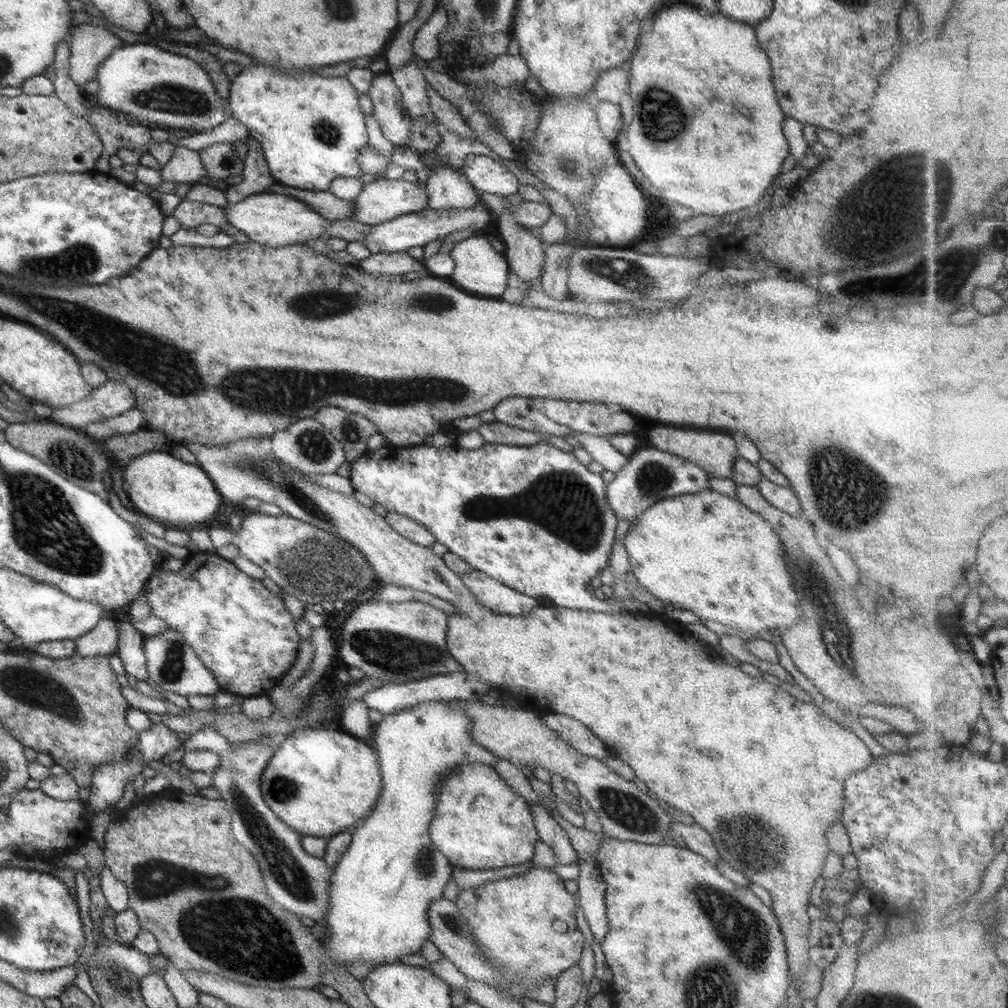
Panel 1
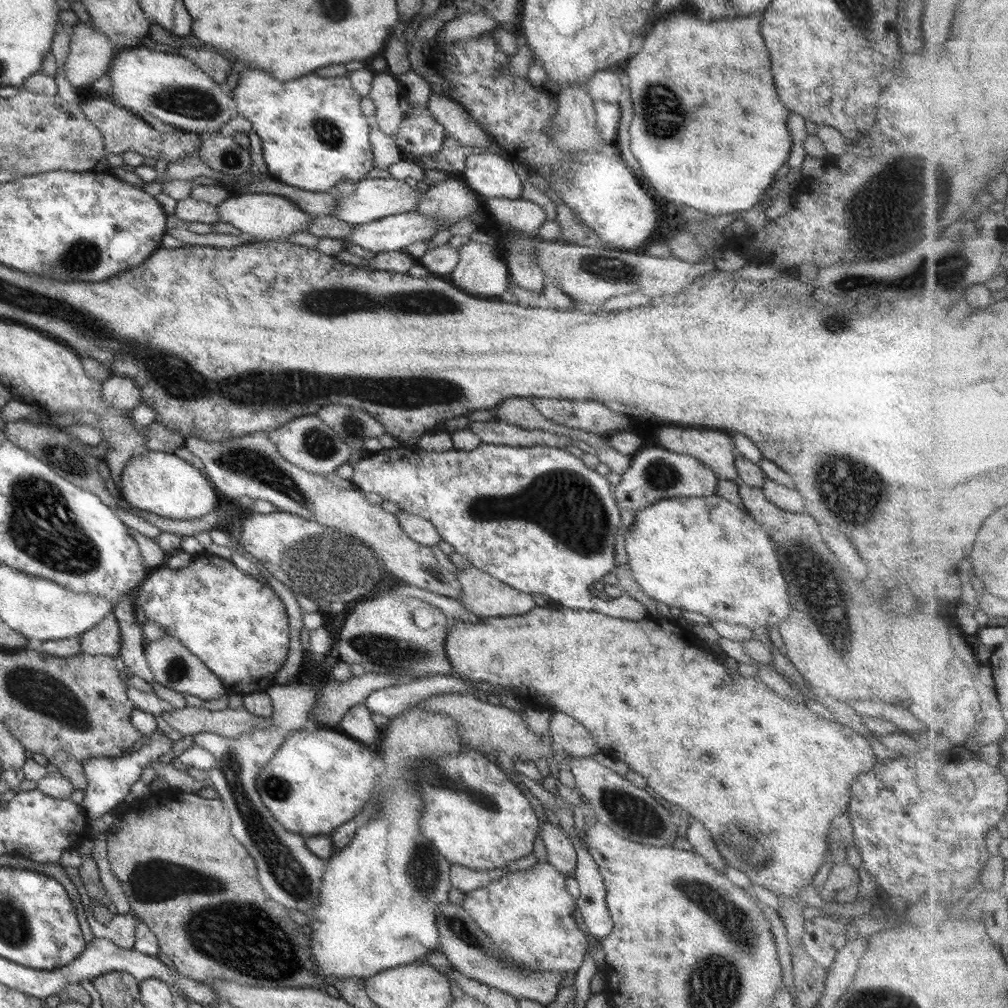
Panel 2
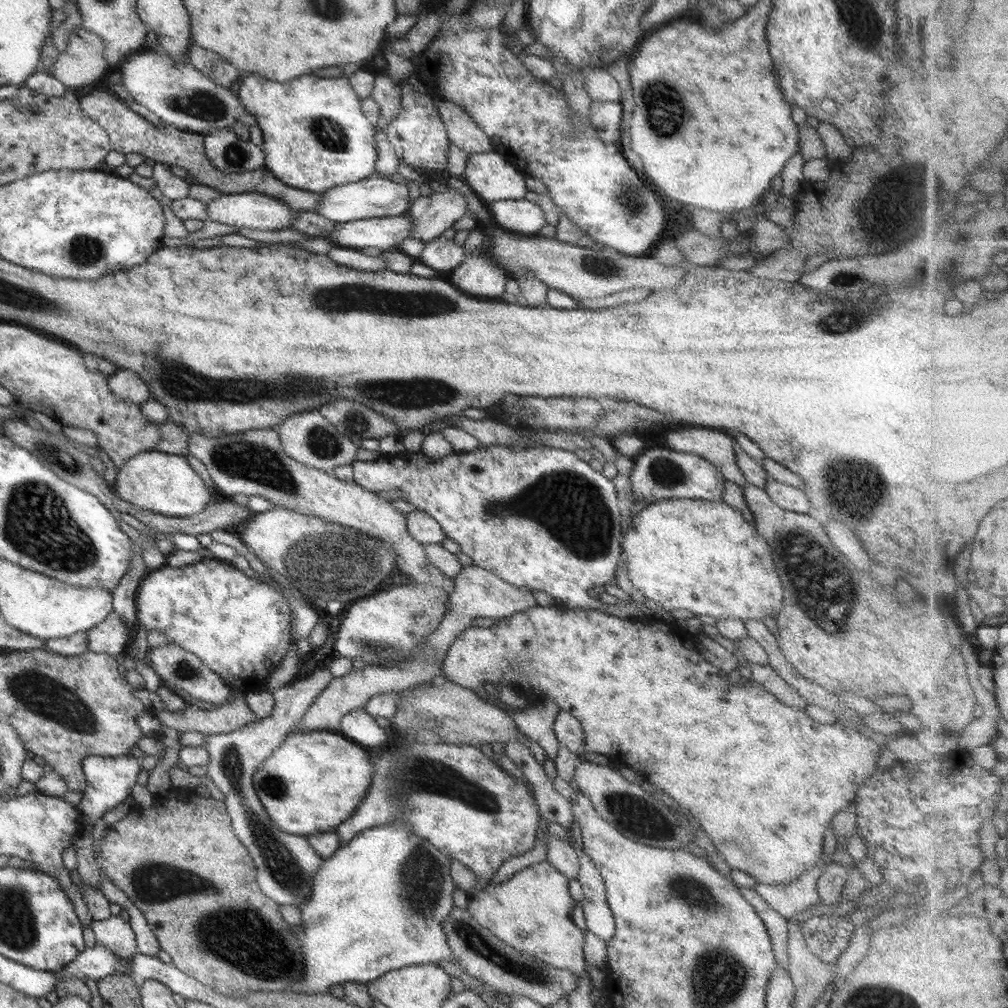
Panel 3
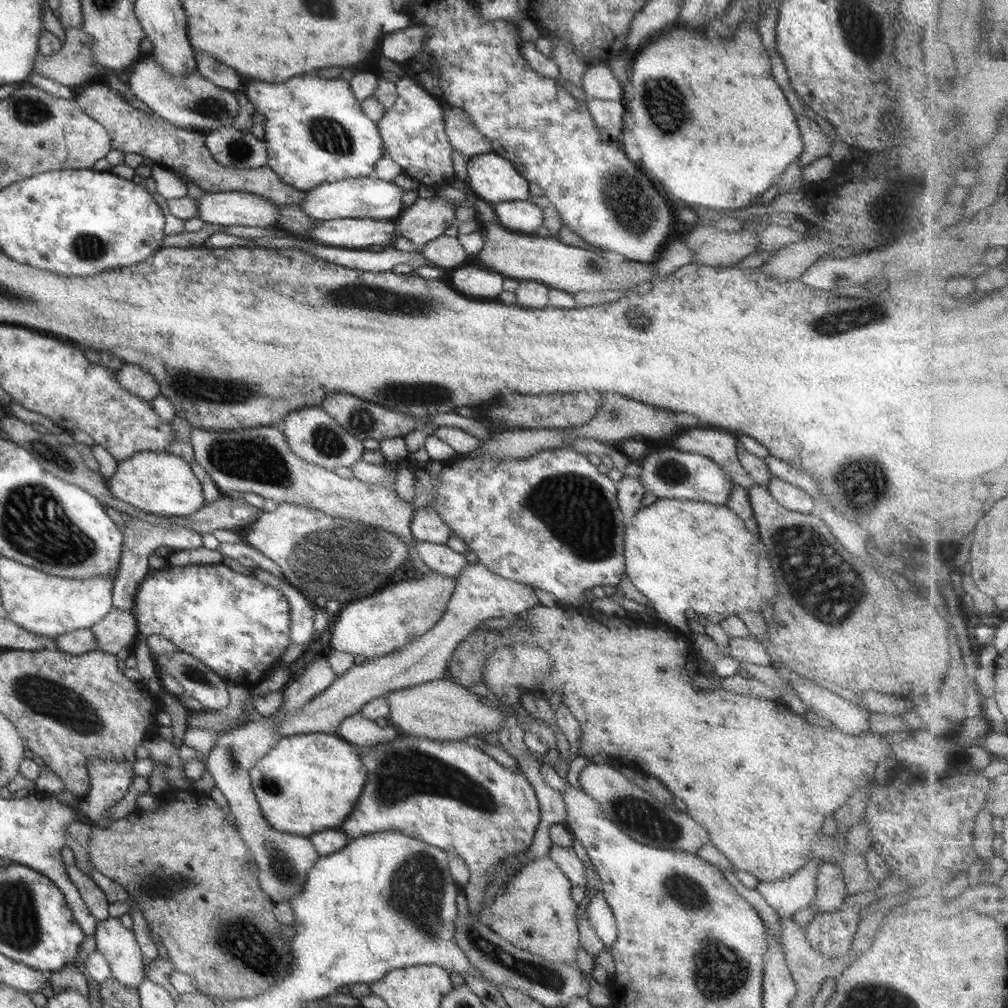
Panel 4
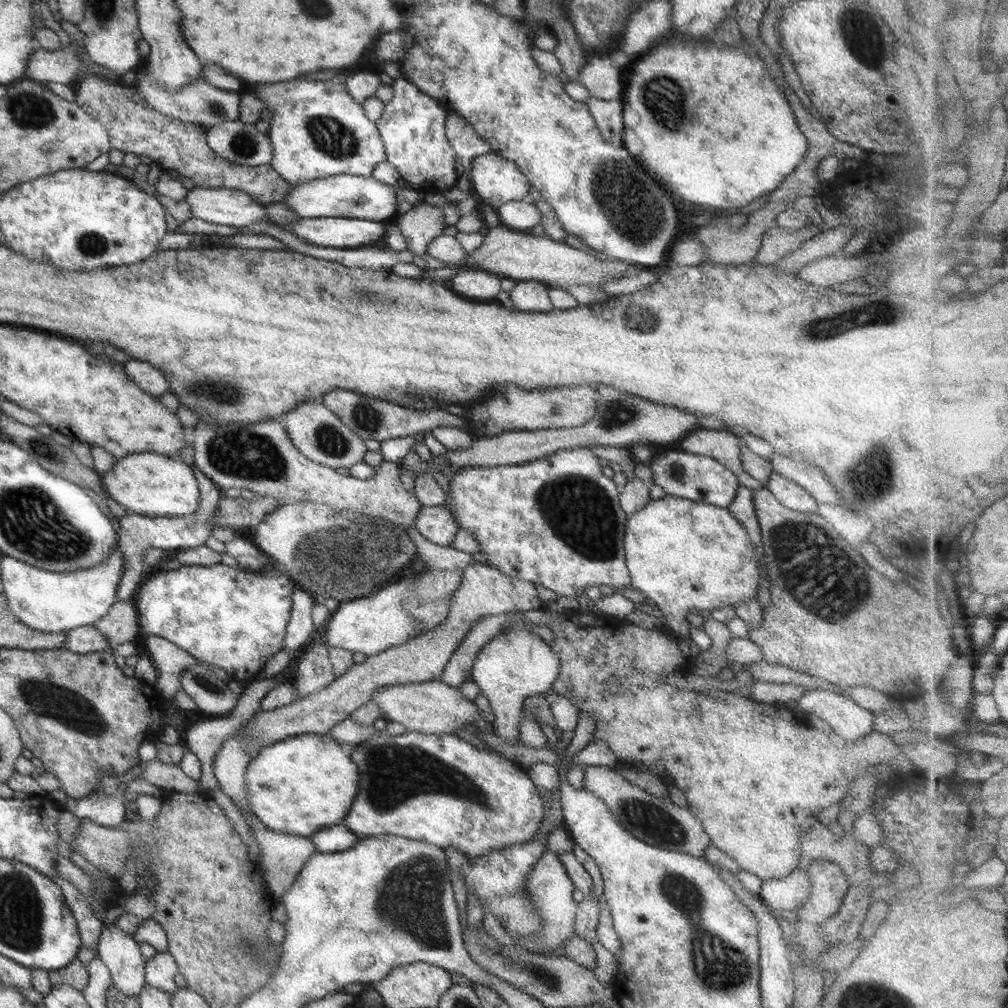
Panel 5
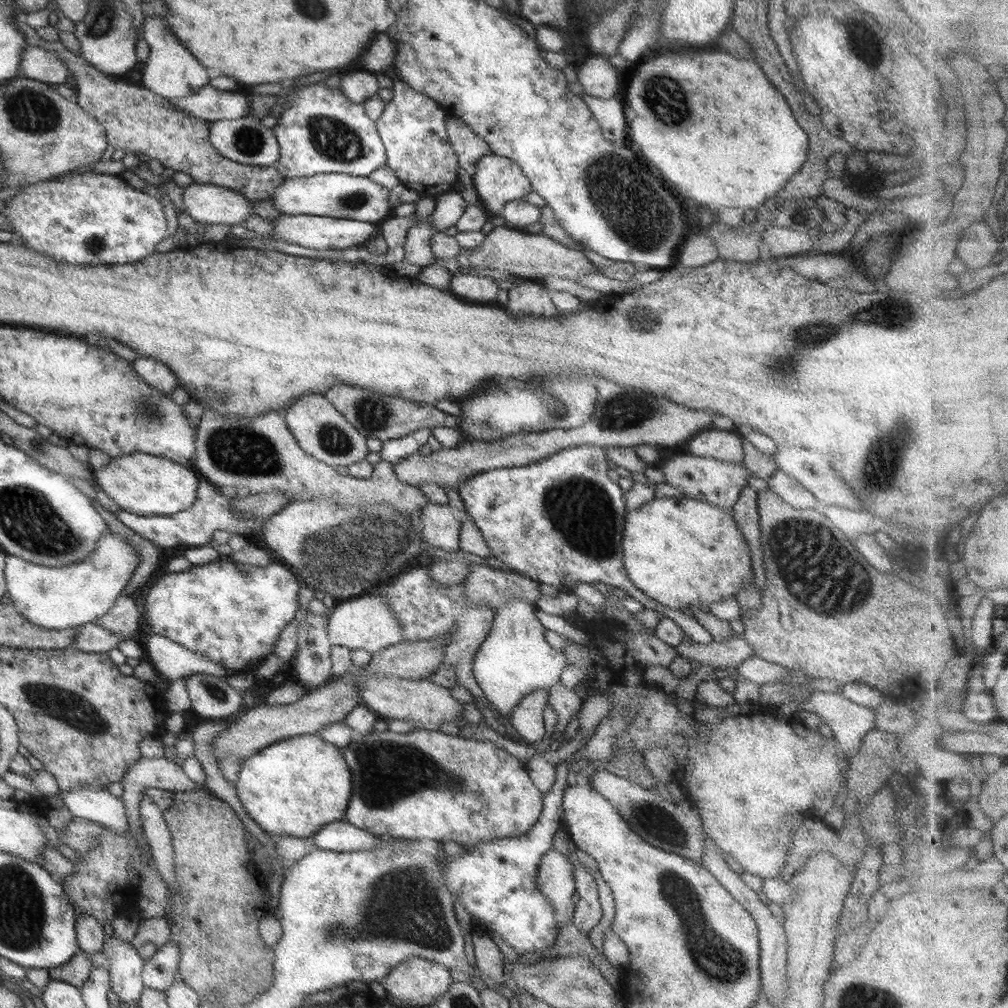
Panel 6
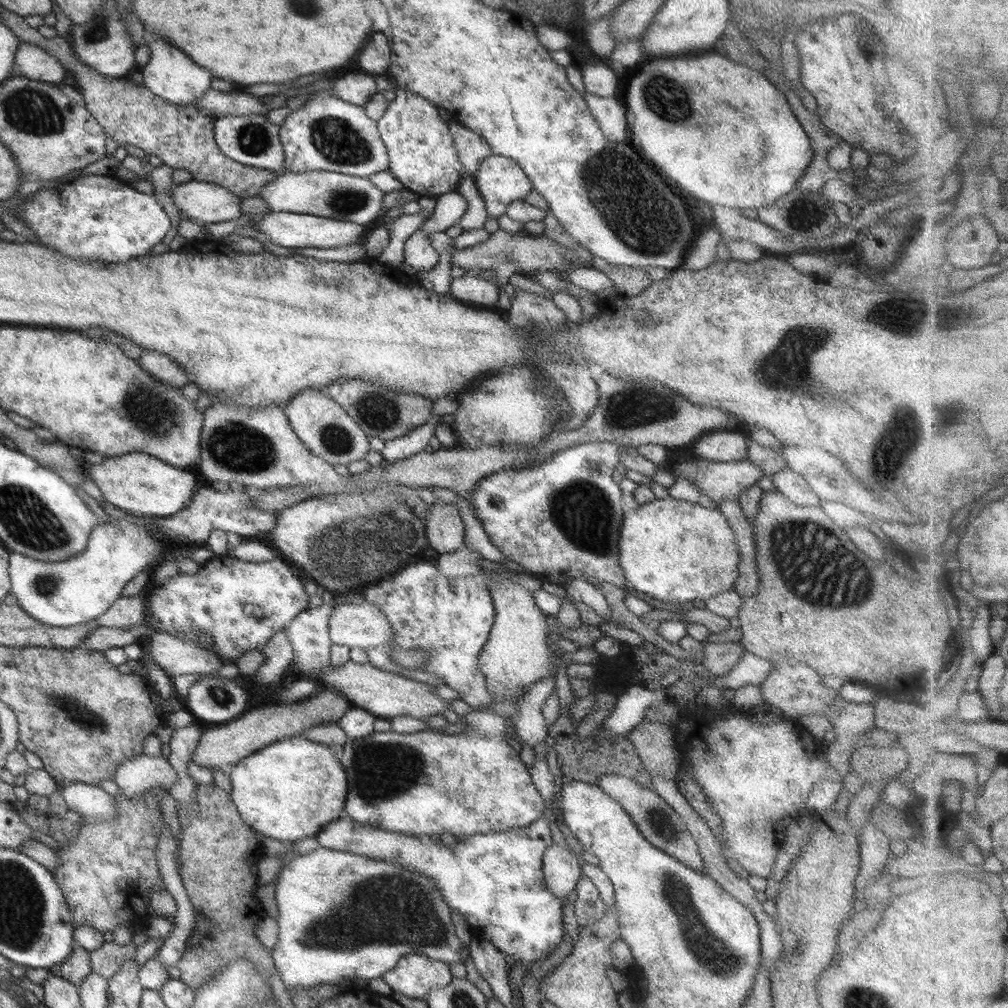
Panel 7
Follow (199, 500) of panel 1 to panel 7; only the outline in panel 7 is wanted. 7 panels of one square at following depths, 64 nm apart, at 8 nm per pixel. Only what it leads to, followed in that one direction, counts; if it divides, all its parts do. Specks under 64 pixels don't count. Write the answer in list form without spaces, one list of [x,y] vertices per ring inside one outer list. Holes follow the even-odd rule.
[[[143,453],[107,457],[101,464],[84,465],[84,472],[97,486],[107,503],[138,517],[168,517],[183,510],[199,486],[195,476],[188,471],[169,466]]]

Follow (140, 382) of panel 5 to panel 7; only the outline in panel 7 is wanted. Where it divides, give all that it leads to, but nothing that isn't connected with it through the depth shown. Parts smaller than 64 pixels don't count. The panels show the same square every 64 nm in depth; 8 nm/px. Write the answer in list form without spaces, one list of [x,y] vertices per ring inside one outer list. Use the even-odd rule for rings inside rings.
[[[143,350],[138,358],[139,368],[161,384],[179,388],[189,383],[184,370],[168,356],[154,350]]]

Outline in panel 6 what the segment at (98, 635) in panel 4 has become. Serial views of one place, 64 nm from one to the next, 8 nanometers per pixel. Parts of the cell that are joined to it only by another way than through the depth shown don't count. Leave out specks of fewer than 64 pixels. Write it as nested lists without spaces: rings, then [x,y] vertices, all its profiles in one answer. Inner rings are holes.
[[[120,594],[107,614],[95,619],[94,623],[116,636],[129,640],[136,638],[139,618],[141,618],[141,610],[138,601],[131,599],[129,595]]]

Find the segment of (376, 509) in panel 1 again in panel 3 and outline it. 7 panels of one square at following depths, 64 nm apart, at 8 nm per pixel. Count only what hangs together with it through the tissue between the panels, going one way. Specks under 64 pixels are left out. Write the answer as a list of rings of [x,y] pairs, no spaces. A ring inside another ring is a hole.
[[[391,500],[389,504],[395,510],[404,513],[407,532],[419,544],[440,544],[446,537],[428,514],[420,510],[410,510],[411,506],[407,501]]]

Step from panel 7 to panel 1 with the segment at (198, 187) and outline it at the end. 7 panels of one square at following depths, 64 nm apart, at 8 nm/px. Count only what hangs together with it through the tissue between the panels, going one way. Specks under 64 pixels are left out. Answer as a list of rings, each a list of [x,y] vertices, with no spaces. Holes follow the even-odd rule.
[[[277,193],[252,194],[241,202],[227,203],[223,212],[229,225],[243,232],[254,243],[271,248],[288,244],[305,245],[306,240],[322,236],[324,228],[328,226],[328,221],[304,202]]]

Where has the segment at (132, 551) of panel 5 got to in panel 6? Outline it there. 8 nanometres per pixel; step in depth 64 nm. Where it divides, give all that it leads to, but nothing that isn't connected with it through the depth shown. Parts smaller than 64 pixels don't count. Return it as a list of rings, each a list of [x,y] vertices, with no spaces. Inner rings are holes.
[[[197,474],[196,478],[199,482],[195,501],[193,501],[193,504],[187,510],[176,512],[171,516],[137,516],[123,510],[114,515],[121,524],[125,524],[129,530],[133,530],[135,534],[139,534],[143,540],[151,542],[160,551],[166,548],[177,549],[180,547],[183,550],[207,545],[211,540],[211,532],[213,530],[225,530],[231,534],[242,536],[249,535],[249,533],[256,534],[260,530],[264,523],[263,520],[252,520],[252,518],[244,518],[244,516],[234,516],[232,510],[230,510],[231,499],[227,499],[221,495],[215,486],[204,481],[200,475]]]

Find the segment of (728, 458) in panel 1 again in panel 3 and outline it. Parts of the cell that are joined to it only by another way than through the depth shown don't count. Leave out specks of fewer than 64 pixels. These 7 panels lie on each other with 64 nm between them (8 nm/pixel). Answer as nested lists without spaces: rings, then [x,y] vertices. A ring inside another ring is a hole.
[[[704,428],[669,430],[663,434],[668,450],[695,454],[713,465],[725,481],[742,487],[746,481],[736,466],[733,453],[734,441],[720,430]]]

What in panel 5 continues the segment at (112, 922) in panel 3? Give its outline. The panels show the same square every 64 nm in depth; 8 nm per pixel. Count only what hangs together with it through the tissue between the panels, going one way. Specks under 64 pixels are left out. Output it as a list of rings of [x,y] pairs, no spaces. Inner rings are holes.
[[[114,924],[103,925],[102,928],[97,938],[96,951],[97,957],[103,962],[109,974],[108,982],[113,983],[120,993],[135,997],[145,984],[143,972],[146,960],[141,957],[140,948],[132,936],[123,934]]]

